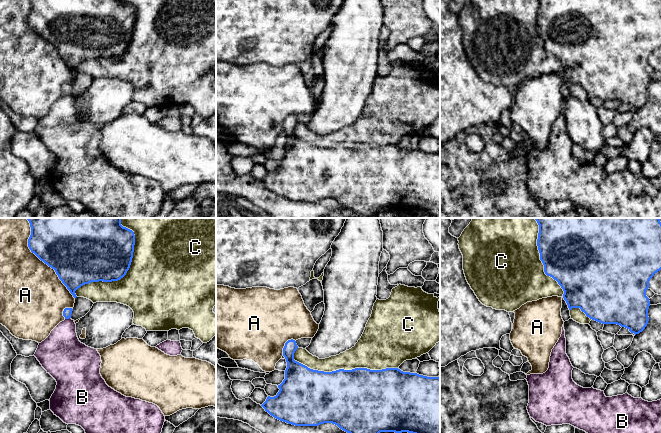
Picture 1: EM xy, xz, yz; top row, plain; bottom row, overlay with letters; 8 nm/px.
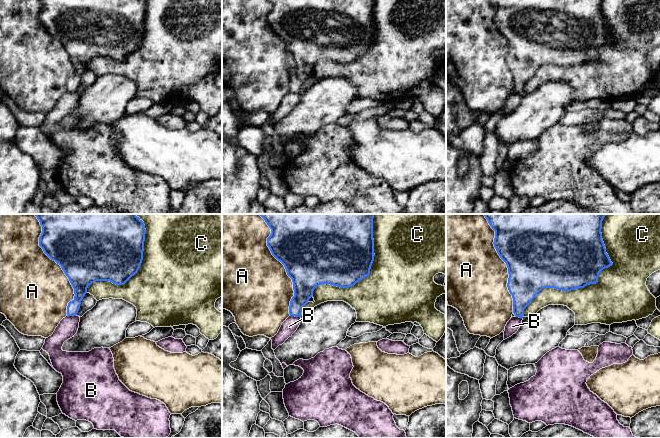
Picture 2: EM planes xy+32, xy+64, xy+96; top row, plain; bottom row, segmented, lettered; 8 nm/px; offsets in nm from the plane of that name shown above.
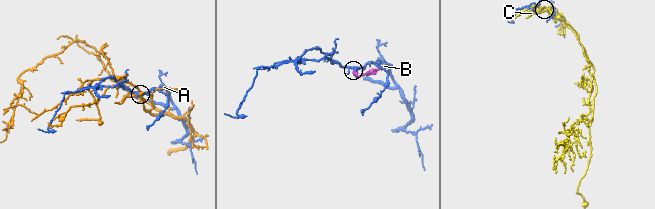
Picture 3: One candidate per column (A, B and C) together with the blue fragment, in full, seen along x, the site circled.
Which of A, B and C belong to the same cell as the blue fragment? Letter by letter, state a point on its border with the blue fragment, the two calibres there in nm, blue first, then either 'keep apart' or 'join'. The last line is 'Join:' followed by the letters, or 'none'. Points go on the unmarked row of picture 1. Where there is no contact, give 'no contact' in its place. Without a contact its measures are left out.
A: contact xy (43, 37); calibres 420 and 480 nm; keep apart
B: contact xy (67, 94); calibres 70 and 300 nm; keep apart
C: contact xz (343, 145); calibres 480 and 260 nm; keep apart
Join: none

